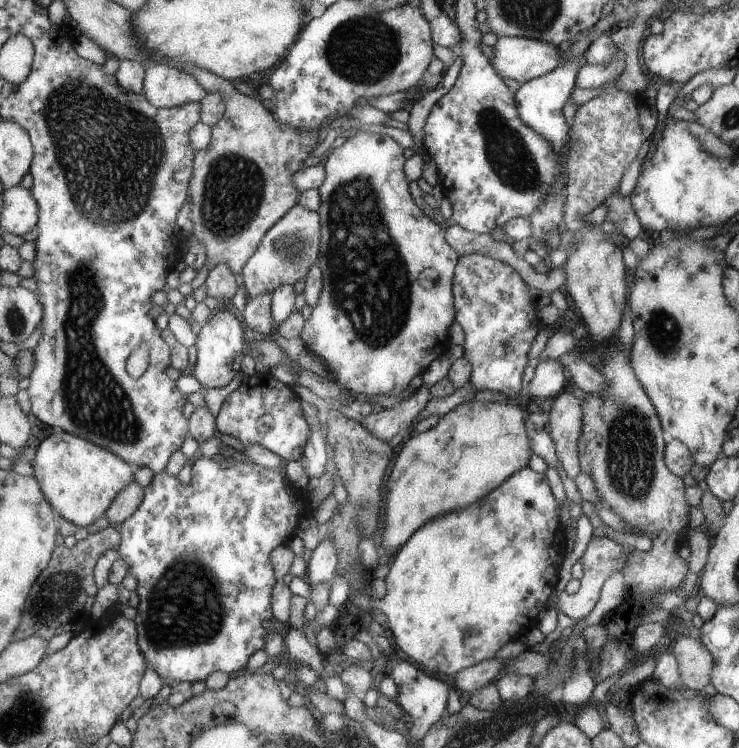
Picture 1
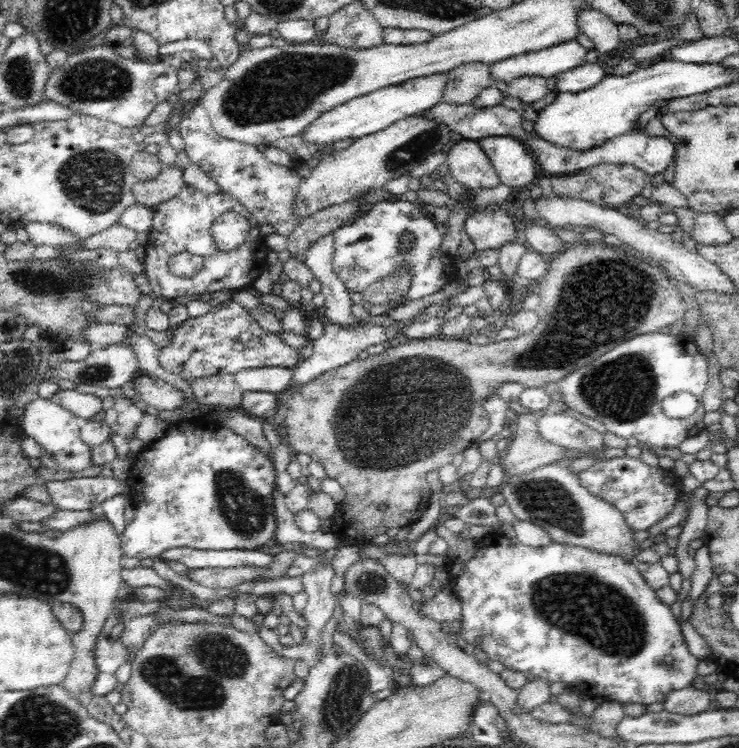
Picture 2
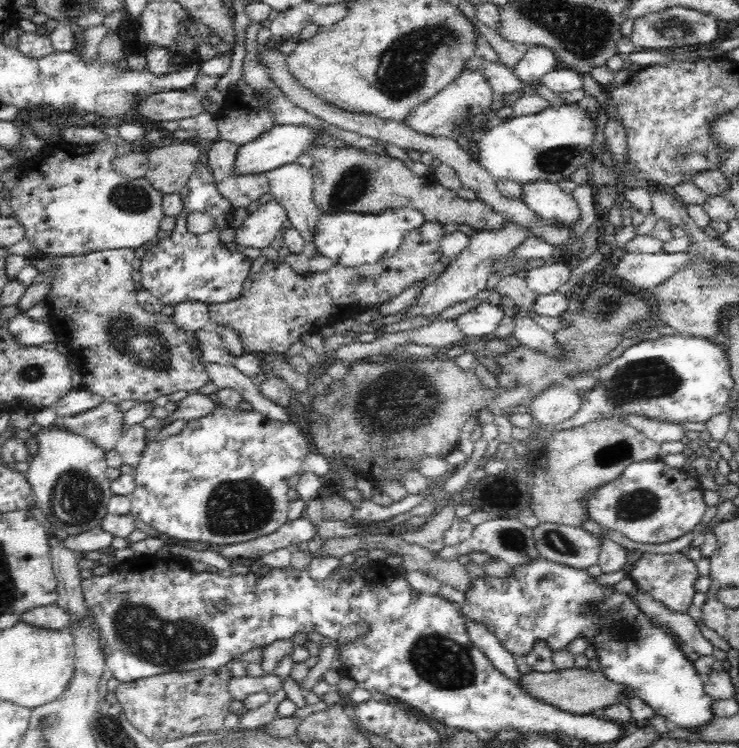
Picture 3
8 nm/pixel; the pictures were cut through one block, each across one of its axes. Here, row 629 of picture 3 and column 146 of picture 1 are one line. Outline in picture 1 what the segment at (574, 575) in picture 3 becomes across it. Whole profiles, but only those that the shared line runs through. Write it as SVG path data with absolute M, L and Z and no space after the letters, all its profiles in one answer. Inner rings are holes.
M200 458L198 461L192 462L192 481L190 484L182 484L180 480L178 480L177 476L171 476L166 472L156 473L152 478L148 487L144 490L143 500L138 509L130 516L120 527L119 532L121 535L120 543L117 545L116 550L119 553L119 556L126 562L128 566L130 574L136 578L138 581L138 587L135 592L138 594L139 602L135 607L137 611L137 616L134 618L134 623L137 625L137 640L140 645L140 650L143 652L143 656L145 657L145 661L147 662L147 667L149 672L157 673L163 680L167 682L171 682L174 684L181 683L183 681L189 682L191 684L202 681L205 682L207 677L215 671L222 671L232 676L234 673L238 673L238 670L242 670L244 666L250 661L250 658L259 651L262 651L265 648L266 642L271 638L271 632L267 630L265 625L267 622L271 622L271 626L276 633L283 632L286 629L282 629L282 623L278 622L276 618L274 618L274 614L272 614L272 588L274 588L274 584L276 584L276 572L274 572L274 568L270 563L270 554L272 550L275 550L278 546L286 545L286 540L294 534L294 530L298 530L298 522L300 522L300 518L309 518L313 517L315 509L312 505L308 497L302 498L300 494L296 494L296 490L290 486L290 484L286 484L286 478L282 476L282 470L280 469L266 469L265 467L260 467L259 465L254 465L253 463L247 463L244 461L234 461L232 459L222 459L222 458ZM228 460L232 463L230 464L230 468L223 468L223 463L228 462ZM218 582L220 582L220 588L218 588Z

